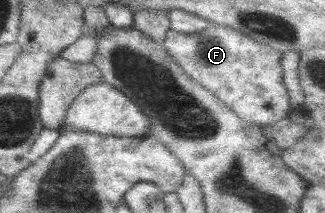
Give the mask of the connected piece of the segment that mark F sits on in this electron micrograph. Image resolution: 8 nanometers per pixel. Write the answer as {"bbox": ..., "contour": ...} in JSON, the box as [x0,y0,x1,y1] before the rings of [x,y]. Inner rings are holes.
{"bbox":[162,23,293,126],"contour":[[[210,23],[210,27],[193,34],[177,33],[169,29],[162,44],[173,60],[195,82],[222,100],[239,118],[261,126],[287,118],[293,109],[283,79],[281,52],[271,46],[253,42],[229,26]]]}

